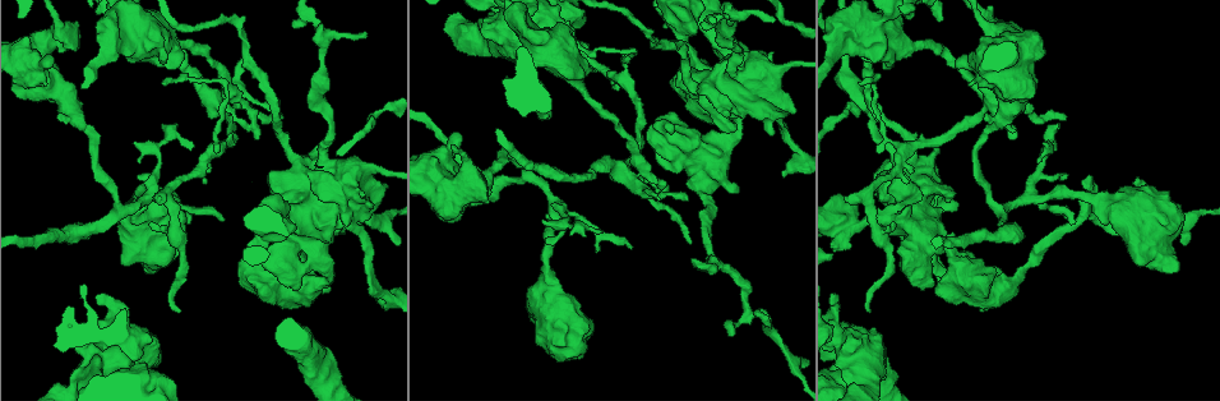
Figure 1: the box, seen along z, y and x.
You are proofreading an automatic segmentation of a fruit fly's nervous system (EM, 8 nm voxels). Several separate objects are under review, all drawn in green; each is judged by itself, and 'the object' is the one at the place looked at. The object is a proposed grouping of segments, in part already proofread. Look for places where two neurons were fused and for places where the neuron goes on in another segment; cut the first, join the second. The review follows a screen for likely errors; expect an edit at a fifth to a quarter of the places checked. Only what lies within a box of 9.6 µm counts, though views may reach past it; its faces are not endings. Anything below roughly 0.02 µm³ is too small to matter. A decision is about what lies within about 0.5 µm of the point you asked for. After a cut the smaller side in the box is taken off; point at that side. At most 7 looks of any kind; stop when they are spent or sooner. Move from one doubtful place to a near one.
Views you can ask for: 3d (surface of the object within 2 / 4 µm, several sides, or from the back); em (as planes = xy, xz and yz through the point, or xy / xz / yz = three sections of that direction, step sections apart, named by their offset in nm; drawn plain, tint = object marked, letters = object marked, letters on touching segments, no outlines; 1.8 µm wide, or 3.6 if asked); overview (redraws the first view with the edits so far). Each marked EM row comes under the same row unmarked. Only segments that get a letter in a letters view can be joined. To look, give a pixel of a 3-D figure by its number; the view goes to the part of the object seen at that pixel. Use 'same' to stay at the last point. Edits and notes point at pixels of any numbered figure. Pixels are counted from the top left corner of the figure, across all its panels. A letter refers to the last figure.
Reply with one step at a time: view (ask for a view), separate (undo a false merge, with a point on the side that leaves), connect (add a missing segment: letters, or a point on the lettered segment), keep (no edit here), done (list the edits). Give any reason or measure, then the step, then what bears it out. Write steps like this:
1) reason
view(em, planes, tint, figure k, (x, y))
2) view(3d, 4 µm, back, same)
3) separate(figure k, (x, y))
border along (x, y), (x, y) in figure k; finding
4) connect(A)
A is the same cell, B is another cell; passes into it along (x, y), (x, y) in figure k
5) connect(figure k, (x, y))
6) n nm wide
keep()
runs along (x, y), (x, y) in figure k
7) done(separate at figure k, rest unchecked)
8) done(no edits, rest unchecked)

sudden change in width
view(3d, 4 µm, back, figure 1, (221, 94))

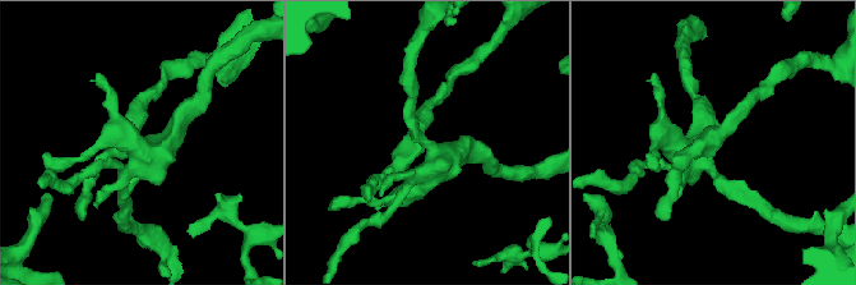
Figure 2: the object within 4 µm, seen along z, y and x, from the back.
view(em, planes, tint, figure 2, (705, 147))

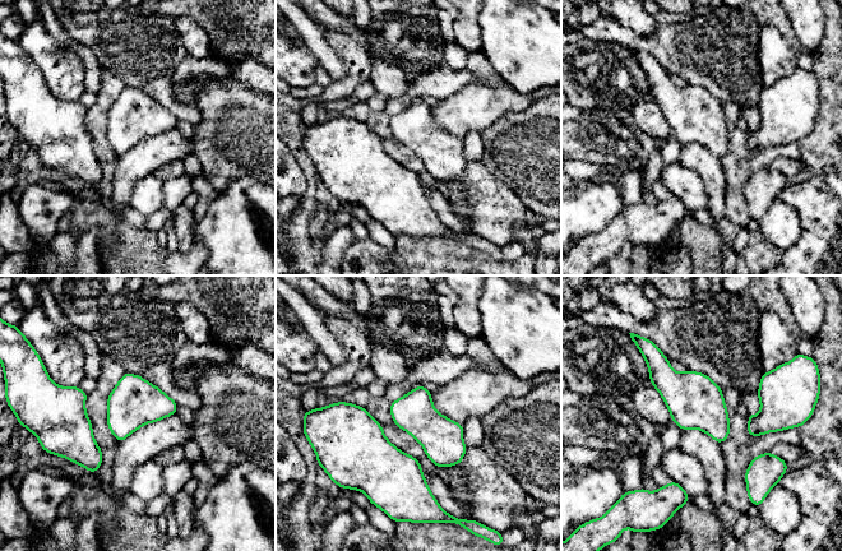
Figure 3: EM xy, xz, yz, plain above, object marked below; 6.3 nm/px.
view(em, planes, letters, same)

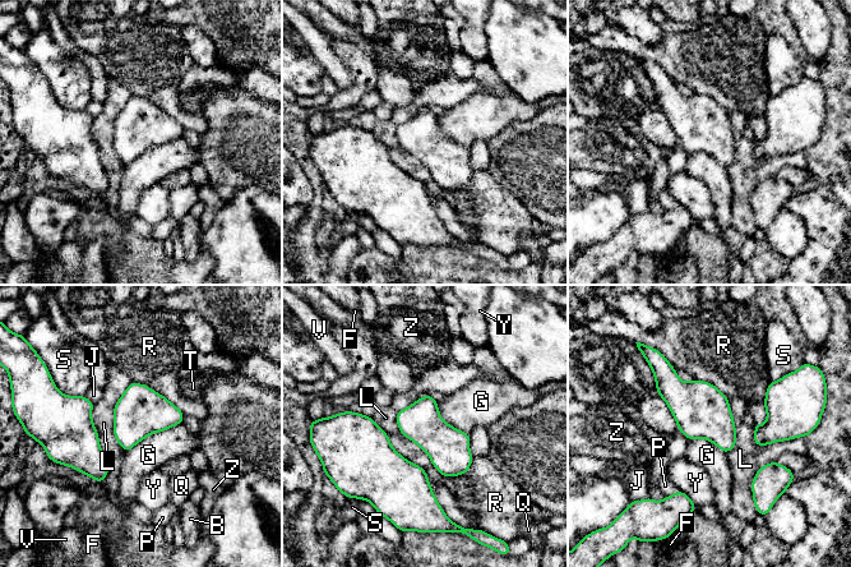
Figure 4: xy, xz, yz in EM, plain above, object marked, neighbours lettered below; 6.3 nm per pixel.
260 nm wide; L touches over 550 nm
keep()
B, F, G, J, L, P, Q, R, S, T, V, Y and Z are other cells; one neuron here

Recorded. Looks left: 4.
calibre changes
view(3d, 4 µm, figure 1, (1033, 198))

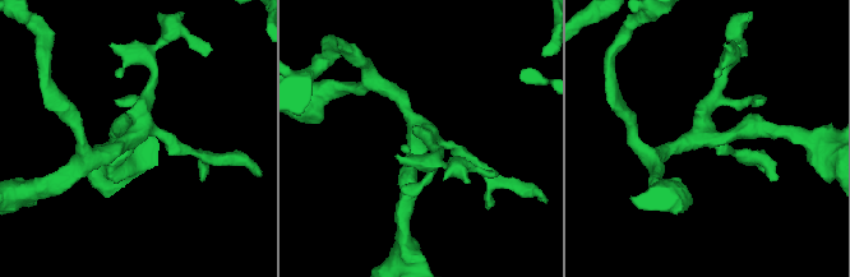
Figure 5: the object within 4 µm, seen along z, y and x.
4 arms; need the tissue
view(em, planes, letters, figure 5, (413, 134))

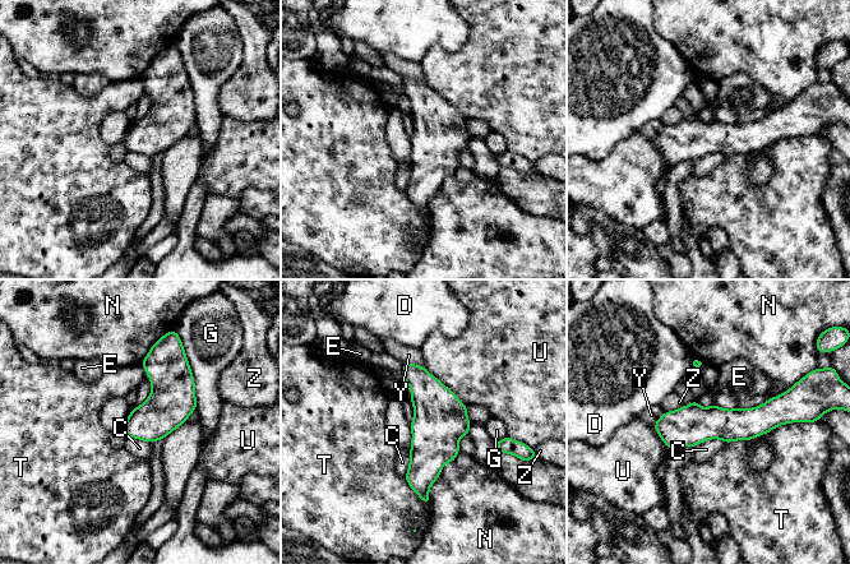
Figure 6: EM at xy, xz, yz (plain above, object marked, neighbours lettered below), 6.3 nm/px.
keep()
C, D, E, G, N, T, U, Y and Z are other cells; all the same neuron

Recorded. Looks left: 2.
thick turns thin
view(3d, 4 µm, figure 1, (297, 161))

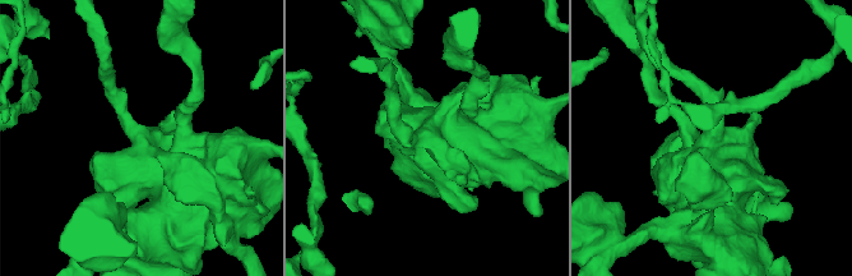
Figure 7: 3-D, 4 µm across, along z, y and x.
arms of 220, 650 nm
view(em, 3.6 µm, planes, letters, figure 7, (712, 136))

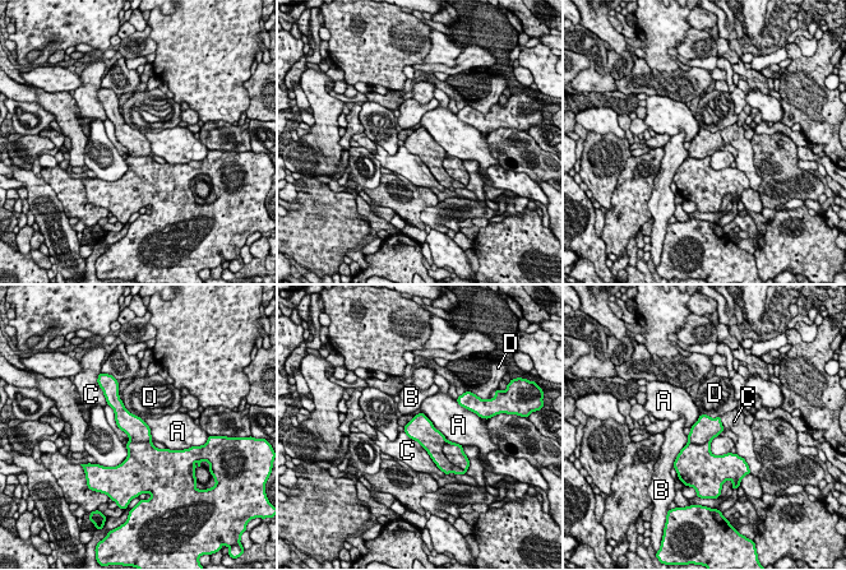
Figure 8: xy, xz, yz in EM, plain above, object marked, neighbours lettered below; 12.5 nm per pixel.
A touches over 650 nm
separate(figure 8, (706, 429))
A, B, C and D are other cells; border along (688, 441), (697, 444), (710, 443) in figure 8; a second neuron is stuck on

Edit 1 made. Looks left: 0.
done(separate at figure 8, rest unchecked)

